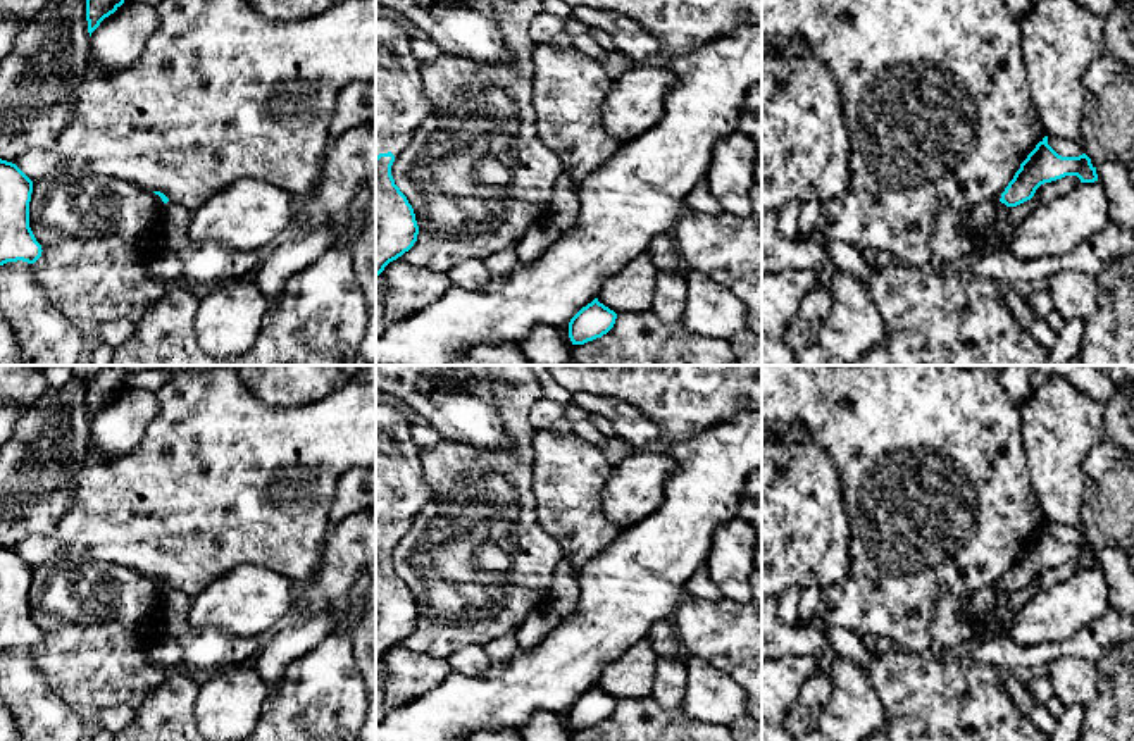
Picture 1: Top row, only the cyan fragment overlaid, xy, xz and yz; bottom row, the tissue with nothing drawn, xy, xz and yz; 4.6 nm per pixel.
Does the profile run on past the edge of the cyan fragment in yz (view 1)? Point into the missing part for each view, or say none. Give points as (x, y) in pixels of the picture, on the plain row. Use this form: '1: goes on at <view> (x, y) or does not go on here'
1: does not go on here

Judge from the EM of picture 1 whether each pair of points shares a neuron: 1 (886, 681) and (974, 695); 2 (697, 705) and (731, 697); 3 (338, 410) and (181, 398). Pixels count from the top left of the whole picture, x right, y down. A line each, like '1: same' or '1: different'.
1: same
2: same
3: same

